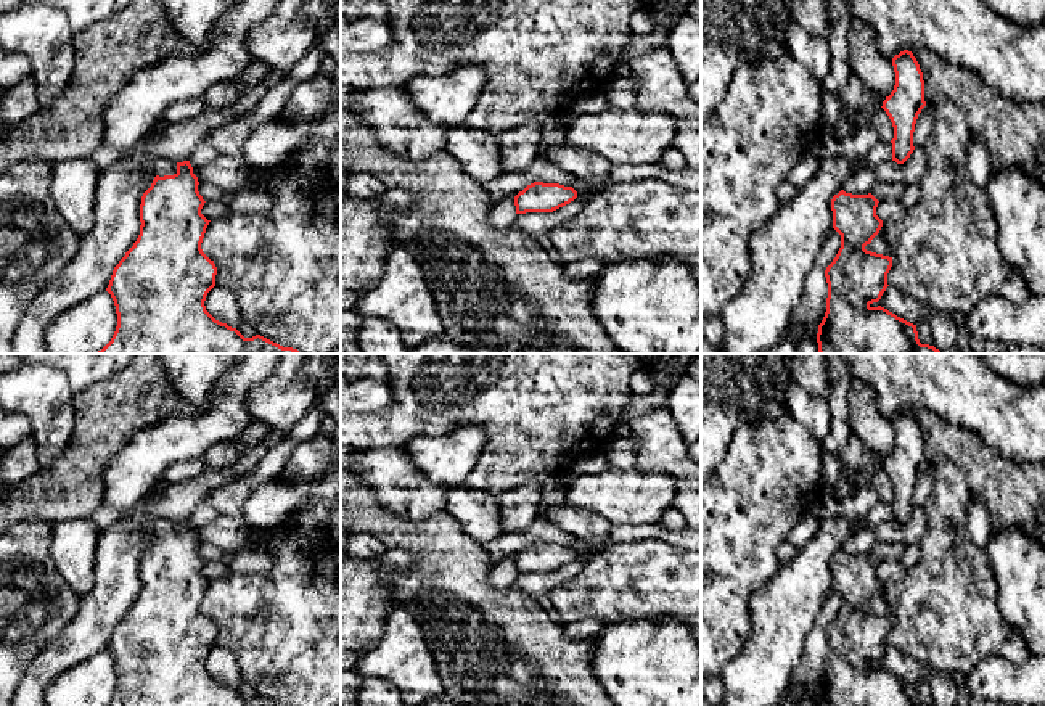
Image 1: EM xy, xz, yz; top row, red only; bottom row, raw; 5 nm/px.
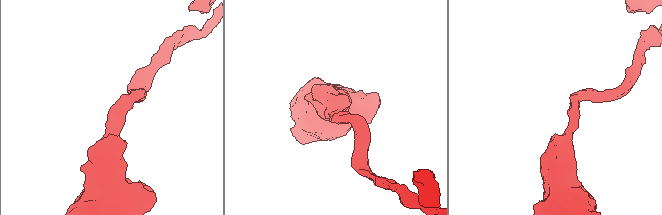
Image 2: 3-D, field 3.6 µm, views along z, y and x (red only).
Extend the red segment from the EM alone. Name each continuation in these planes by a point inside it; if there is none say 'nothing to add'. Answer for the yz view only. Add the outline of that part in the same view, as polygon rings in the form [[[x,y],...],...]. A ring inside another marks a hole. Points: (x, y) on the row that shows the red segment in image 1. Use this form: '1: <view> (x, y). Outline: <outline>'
nothing to add

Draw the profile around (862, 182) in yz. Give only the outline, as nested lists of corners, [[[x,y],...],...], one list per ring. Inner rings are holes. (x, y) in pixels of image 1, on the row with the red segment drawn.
[[[878,142],[865,156],[867,167],[859,169],[855,174],[850,174],[842,190],[852,195],[868,195],[878,185],[873,167],[892,159],[892,143],[891,142]]]

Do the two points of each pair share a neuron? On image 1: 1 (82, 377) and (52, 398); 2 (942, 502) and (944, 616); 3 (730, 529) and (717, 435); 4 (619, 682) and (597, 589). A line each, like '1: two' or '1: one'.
1: two
2: one
3: two
4: two

